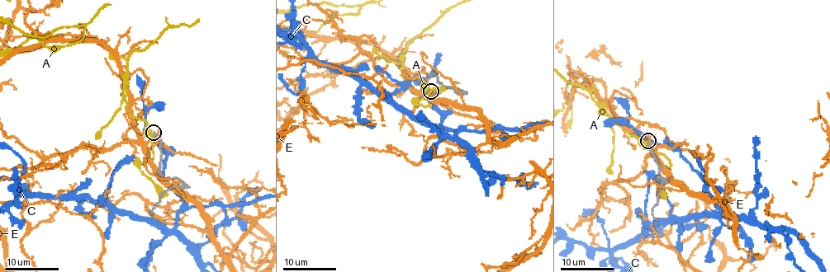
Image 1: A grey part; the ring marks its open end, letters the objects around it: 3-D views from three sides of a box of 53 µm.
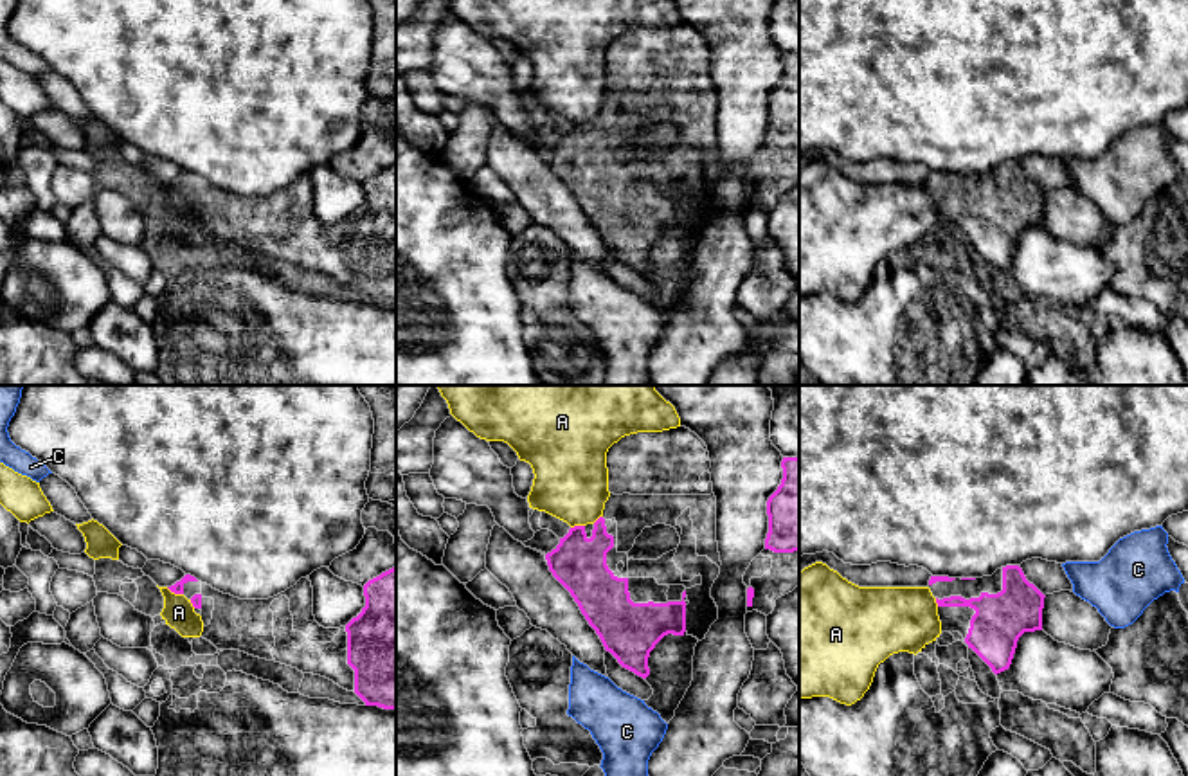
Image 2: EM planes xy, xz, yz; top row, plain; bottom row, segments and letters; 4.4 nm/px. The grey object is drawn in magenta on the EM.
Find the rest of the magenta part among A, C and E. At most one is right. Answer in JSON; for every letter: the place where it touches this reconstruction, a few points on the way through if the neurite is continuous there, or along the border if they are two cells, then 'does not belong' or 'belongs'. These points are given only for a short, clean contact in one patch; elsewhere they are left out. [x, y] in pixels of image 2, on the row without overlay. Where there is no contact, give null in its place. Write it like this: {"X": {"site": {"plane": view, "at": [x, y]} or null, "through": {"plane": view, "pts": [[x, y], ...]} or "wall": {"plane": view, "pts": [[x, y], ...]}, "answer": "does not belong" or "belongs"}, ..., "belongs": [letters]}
{"A": {"site": {"plane": "xy", "at": [175, 189]}, "wall": {"plane": "xy", "pts": [[166, 184], [182, 191]]}, "answer": "does not belong"}, "C": {"site": null, "answer": "does not belong"}, "E": {"site": null, "answer": "does not belong"}, "belongs": []}

